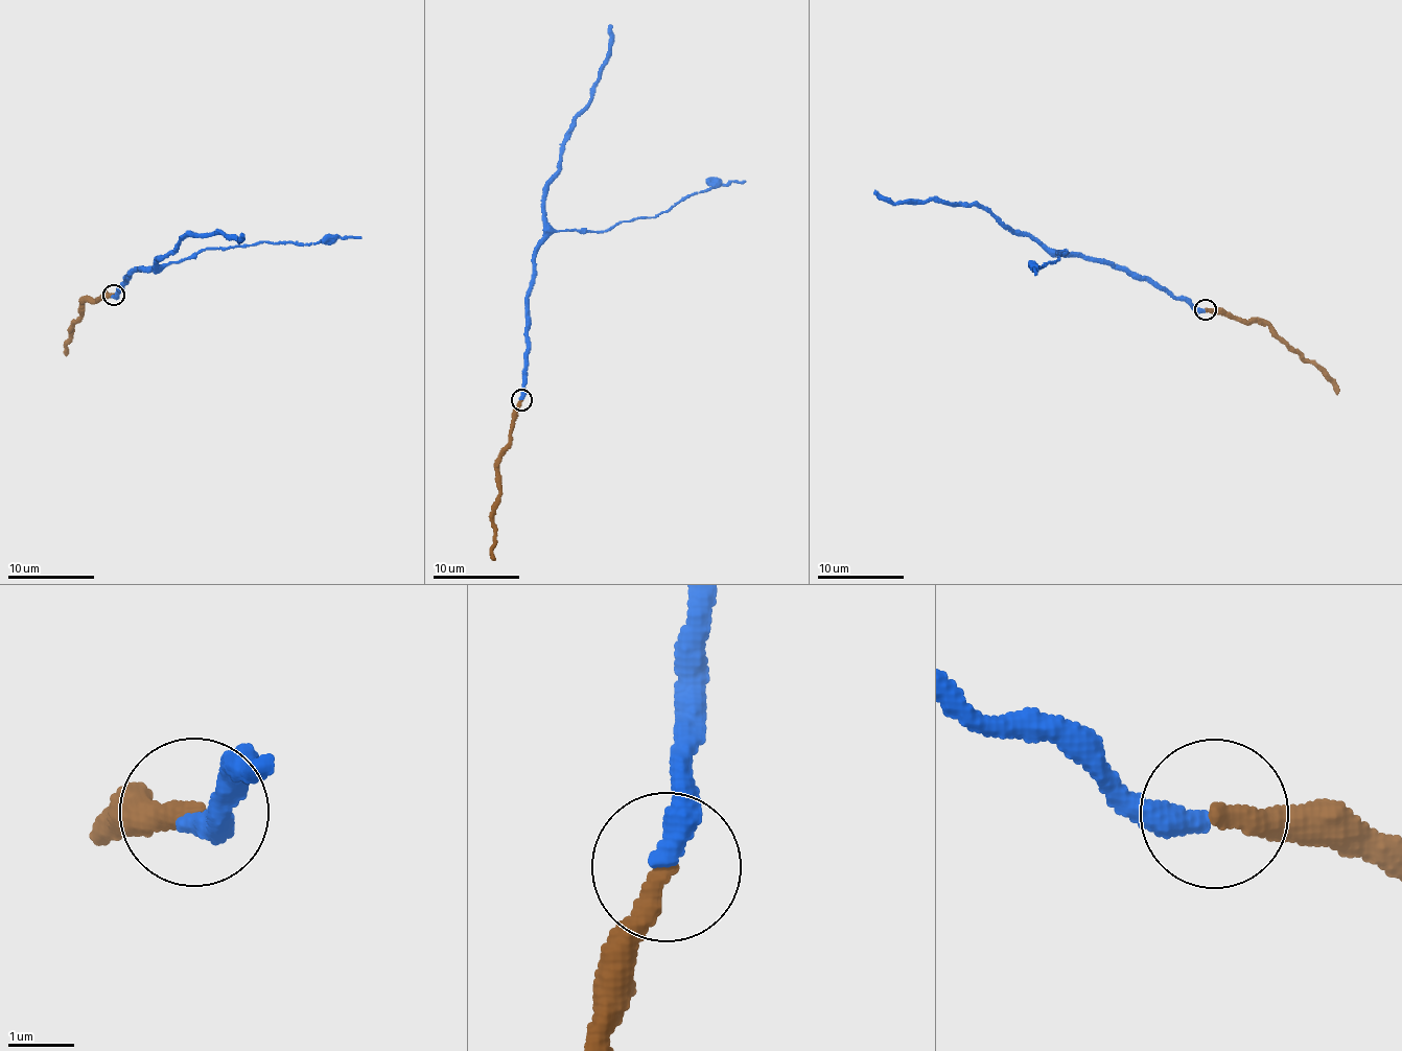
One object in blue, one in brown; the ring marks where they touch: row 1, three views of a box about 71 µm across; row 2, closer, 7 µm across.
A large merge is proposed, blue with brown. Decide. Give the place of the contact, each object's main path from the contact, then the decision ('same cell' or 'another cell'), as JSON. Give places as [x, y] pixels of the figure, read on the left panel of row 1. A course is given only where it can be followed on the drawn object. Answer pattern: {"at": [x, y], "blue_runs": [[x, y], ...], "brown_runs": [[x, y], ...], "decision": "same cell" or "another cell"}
{"at": [113, 295], "blue_runs": [[114, 296], [130, 274], [155, 271], [158, 259], [193, 233], [206, 237], [215, 232], [241, 241], [242, 235]], "brown_runs": [[114, 296], [83, 300], [80, 320], [71, 328], [64, 354]], "decision": "same cell"}

